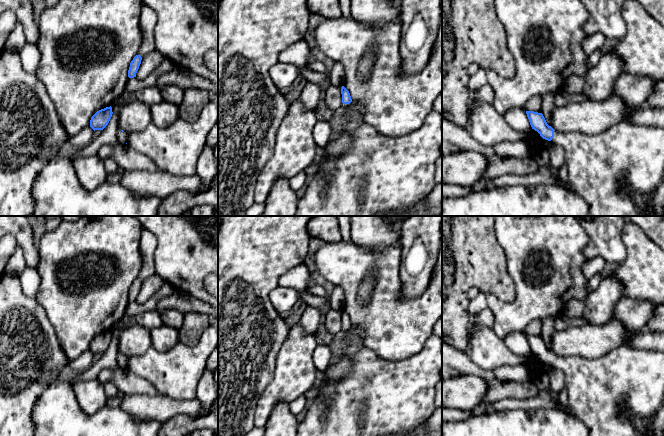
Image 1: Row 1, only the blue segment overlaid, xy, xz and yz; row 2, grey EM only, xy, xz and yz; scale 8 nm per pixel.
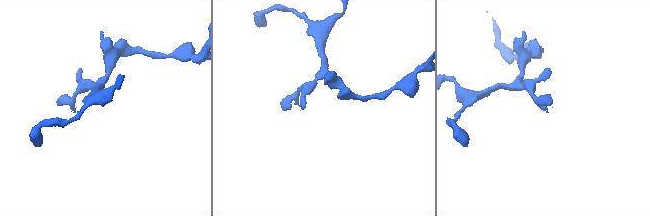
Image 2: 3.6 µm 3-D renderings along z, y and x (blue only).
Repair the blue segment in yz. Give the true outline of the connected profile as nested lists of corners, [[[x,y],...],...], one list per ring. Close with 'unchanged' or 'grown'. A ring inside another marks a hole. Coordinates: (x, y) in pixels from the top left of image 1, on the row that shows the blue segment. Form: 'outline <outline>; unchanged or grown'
outline [[[526,111],[532,129],[553,144],[561,146],[565,151],[565,164],[568,170],[568,181],[574,194],[582,197],[588,206],[587,216],[664,216],[664,129],[653,126],[636,125],[629,122],[610,126],[600,134],[589,135],[577,132],[558,132],[549,126],[542,113]]]; grown

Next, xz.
outline [[[344,86],[341,87],[341,94],[342,105],[337,110],[333,111],[333,115],[329,121],[332,128],[330,142],[334,141],[343,133],[348,122],[346,113],[350,106],[350,103],[352,102],[352,99],[349,91]]]; grown

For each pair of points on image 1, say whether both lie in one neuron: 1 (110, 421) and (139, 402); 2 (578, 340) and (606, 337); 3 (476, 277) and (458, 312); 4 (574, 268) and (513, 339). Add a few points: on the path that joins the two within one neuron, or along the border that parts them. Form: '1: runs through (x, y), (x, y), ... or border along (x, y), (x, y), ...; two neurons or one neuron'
1: border along (120, 406), (132, 415); two neurons
2: runs through (585, 340), (599, 339); one neuron
3: runs through (467, 284), (457, 294), (457, 303); one neuron
4: border along (522, 331), (509, 332), (502, 339); two neurons

